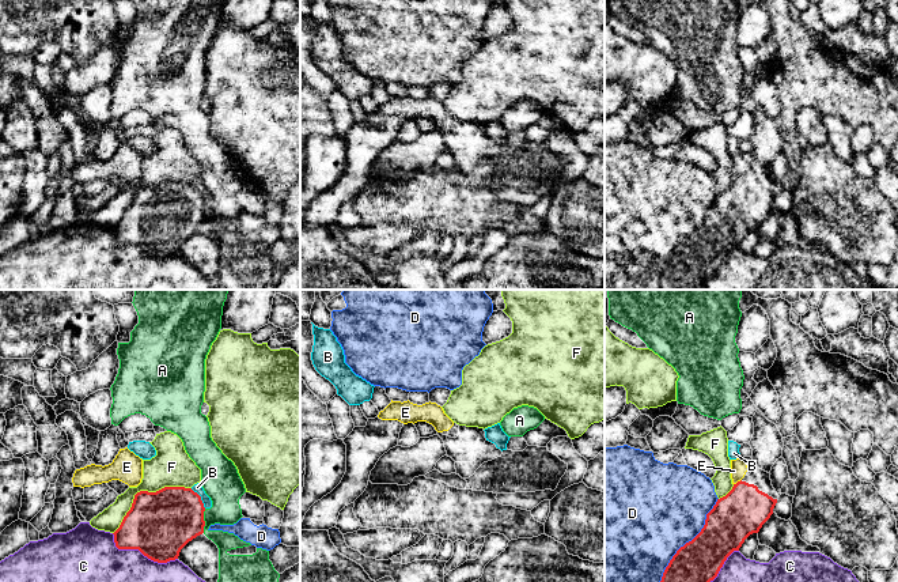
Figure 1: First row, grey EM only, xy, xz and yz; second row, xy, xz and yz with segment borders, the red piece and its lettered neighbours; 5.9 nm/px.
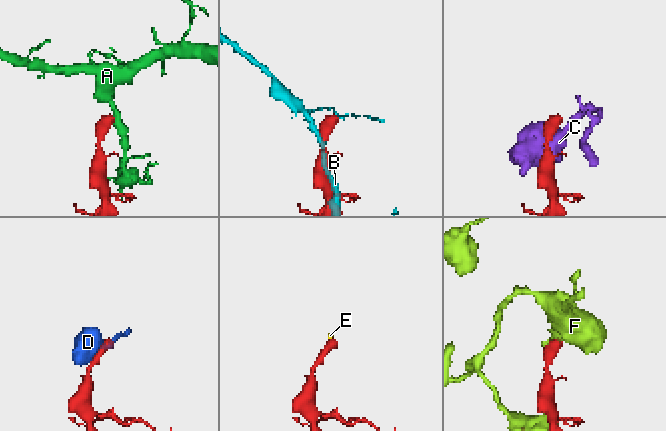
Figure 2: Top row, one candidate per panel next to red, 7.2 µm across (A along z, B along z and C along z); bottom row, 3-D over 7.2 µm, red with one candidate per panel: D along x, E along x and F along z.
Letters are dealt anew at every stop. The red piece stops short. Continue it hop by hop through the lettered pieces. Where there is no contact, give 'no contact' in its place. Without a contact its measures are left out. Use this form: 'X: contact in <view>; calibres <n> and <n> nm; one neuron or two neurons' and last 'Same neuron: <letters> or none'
A: contact in xy; calibres 380 and 220 nm; two neurons
B: contact in xy; calibres 360 and 50 nm; two neurons
C: contact in xy; calibres 380 and 420 nm; two neurons
D: contact in yz; calibres 260 and 500 nm; two neurons
E: contact in yz; calibres 280 and 100 nm; one neuron
F: contact in xy; calibres 380 and 240 nm; two neurons
Same neuron: E

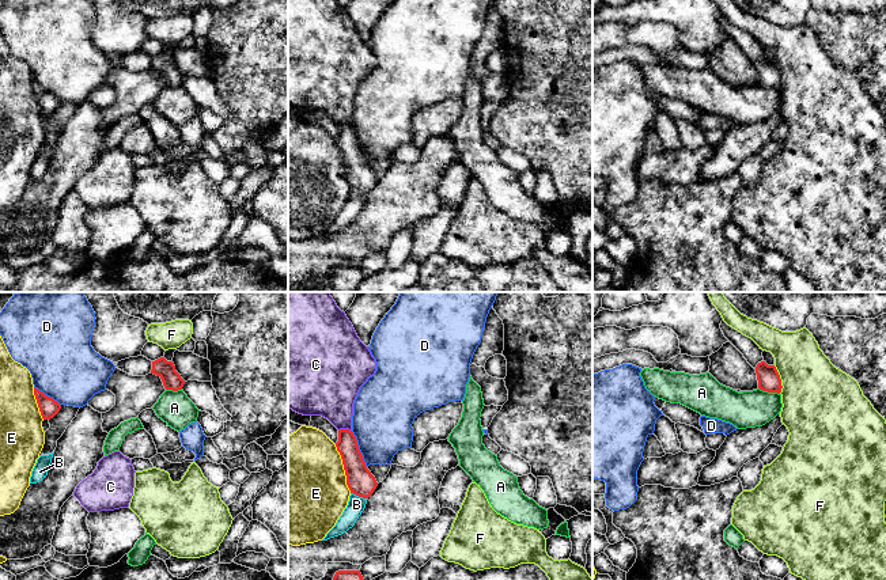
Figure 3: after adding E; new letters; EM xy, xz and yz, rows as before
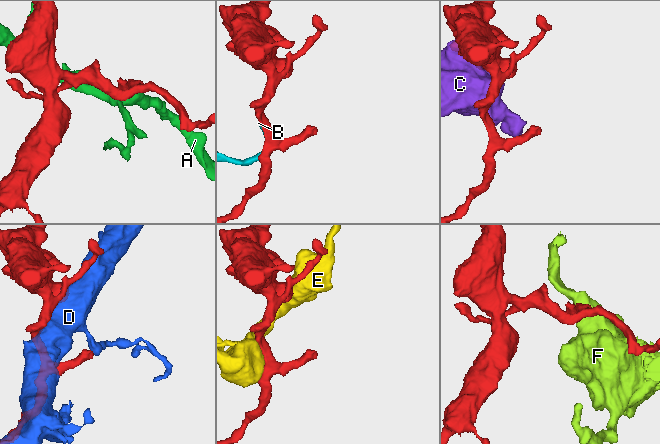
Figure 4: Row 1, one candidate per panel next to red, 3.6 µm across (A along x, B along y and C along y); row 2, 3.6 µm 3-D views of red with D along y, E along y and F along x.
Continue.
A: contact in yz; calibres 130 and 220 nm; two neurons
B: contact in xz; calibres 160 and 100 nm; two neurons
C: contact in xz; calibres 130 and 320 nm; two neurons
D: contact in xz; calibres 160 and 360 nm; two neurons
E: contact in xz; calibres 160 and 500 nm; two neurons
F: contact in yz; calibres 130 and 420 nm; two neurons
Same neuron: none

